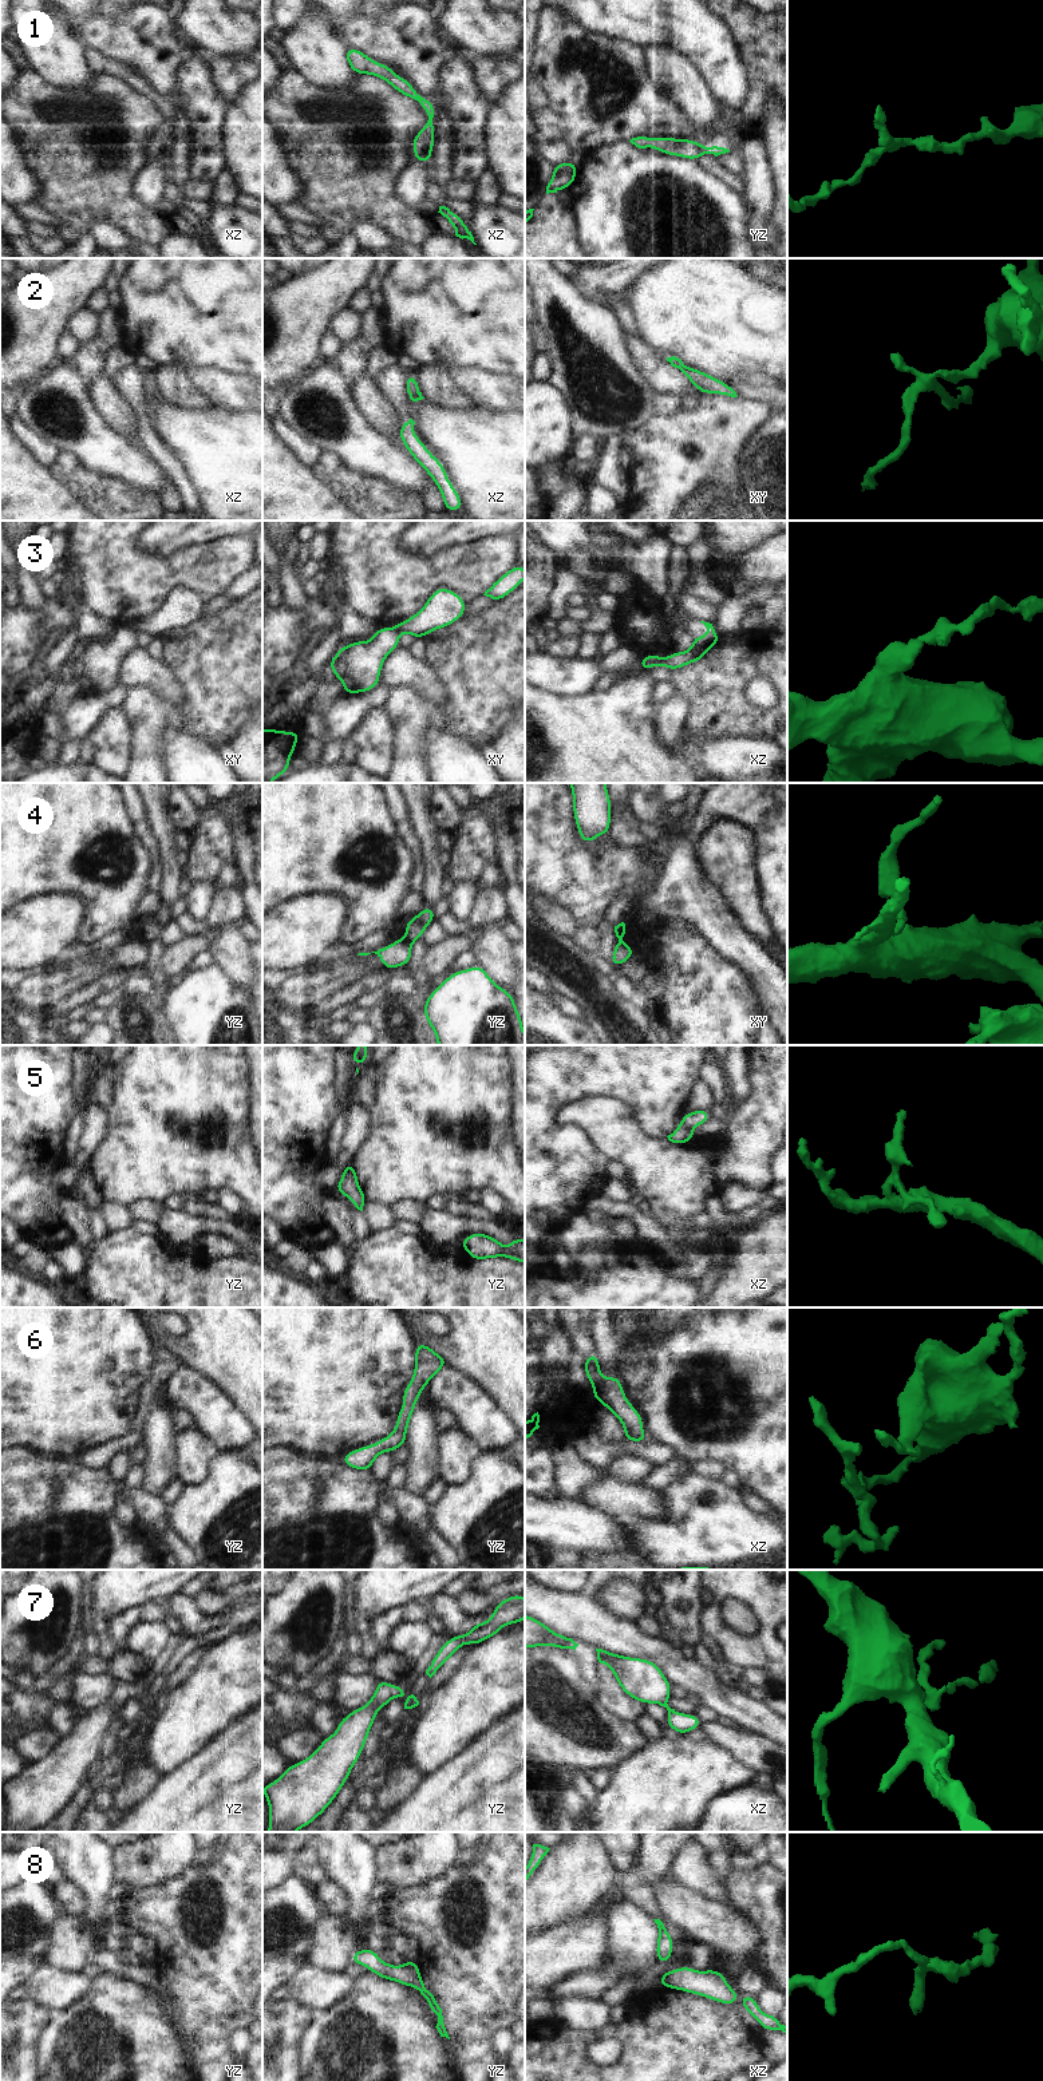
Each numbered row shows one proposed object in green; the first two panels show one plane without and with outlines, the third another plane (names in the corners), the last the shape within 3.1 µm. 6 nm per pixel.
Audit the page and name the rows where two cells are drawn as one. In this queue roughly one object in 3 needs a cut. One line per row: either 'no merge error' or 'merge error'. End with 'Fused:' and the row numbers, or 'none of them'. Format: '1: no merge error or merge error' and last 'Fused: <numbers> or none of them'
1: no merge error
2: no merge error
3: merge error
4: merge error
5: merge error
6: no merge error
7: no merge error
8: merge error
Fused: 3, 4, 5, 8

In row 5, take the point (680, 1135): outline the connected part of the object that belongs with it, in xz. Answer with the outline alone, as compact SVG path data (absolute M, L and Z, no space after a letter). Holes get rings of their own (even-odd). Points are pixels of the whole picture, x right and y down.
M681 1120L679 1121L679 1127L673 1129L673 1132L668 1135L667 1138L669 1142L677 1146L695 1140L692 1131L684 1127Z

